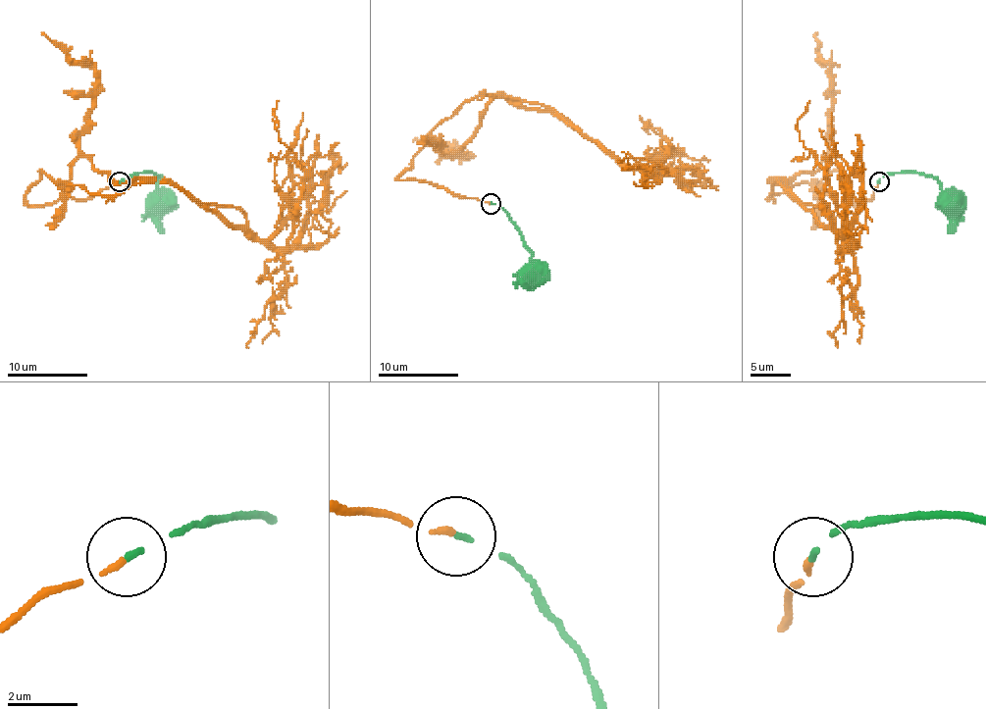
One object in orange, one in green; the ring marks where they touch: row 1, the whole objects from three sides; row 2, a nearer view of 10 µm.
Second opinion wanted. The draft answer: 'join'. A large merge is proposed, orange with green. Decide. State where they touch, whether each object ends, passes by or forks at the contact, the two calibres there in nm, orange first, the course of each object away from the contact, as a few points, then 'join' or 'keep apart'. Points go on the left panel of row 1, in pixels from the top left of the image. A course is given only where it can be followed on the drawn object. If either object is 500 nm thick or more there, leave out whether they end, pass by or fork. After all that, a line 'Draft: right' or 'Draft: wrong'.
(120, 181) | orange ends | green ends | 150/140 nm | orange via (120, 182), (25, 199), (41, 171), (114, 195), (172, 182), (268, 239), (304, 175), (279, 138), (279, 100) | green via (120, 180), (135, 173), (154, 173), (160, 177), (158, 188), (162, 195) | join
Draft: right

